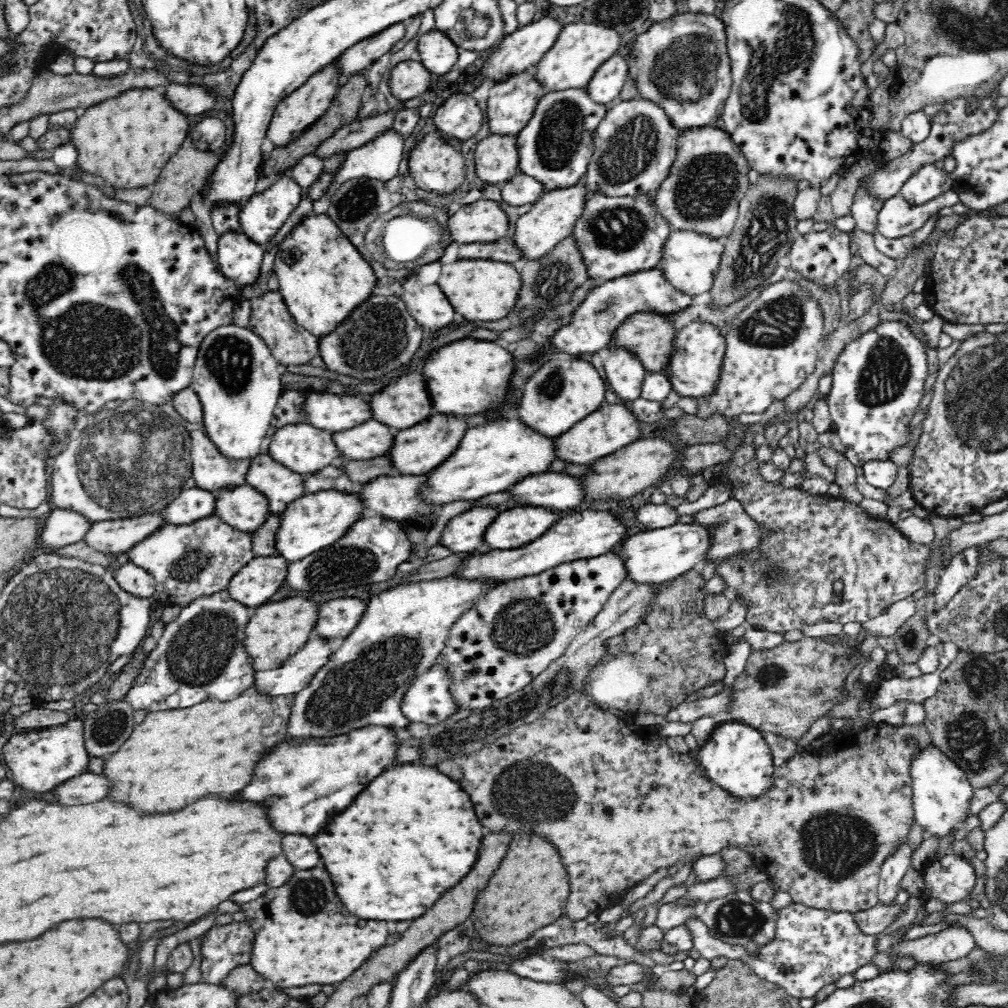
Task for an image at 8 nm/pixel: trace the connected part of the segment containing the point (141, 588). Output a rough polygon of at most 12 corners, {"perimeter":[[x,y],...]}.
{"perimeter":[[130,560],[115,570],[122,589],[152,597],[154,575]]}

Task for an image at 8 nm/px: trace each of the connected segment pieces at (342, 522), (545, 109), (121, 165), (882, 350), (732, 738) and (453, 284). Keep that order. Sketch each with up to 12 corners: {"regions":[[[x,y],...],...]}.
{"regions":[[[360,491],[310,492],[280,513],[278,554],[296,562],[369,513]],[[546,93],[517,136],[521,172],[545,190],[588,171],[609,105]],[[154,90],[89,107],[76,165],[150,188],[190,120]],[[908,325],[844,346],[826,402],[847,459],[910,440],[928,372]],[[716,727],[696,761],[737,800],[771,790],[776,770],[762,732]],[[444,264],[438,284],[468,321],[506,318],[525,286],[518,265]]]}

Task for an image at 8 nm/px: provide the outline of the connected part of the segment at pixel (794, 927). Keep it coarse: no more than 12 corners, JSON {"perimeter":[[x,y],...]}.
{"perimeter":[[794,902],[776,938],[748,953],[698,915],[694,950],[742,959],[790,995],[813,998],[872,962],[878,936],[854,913]]}

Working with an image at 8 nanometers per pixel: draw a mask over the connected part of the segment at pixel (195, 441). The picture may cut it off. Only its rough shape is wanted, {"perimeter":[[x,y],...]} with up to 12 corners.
{"perimeter":[[191,431],[192,482],[209,491],[246,485],[251,459],[232,459]]}

